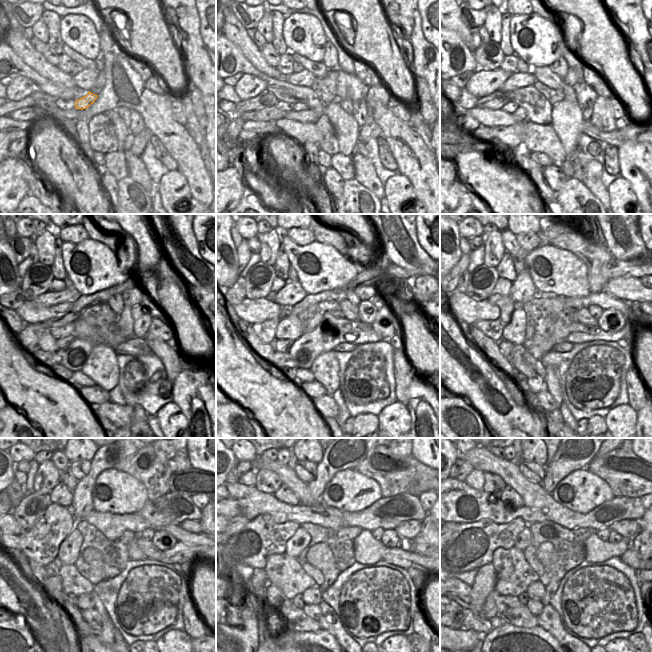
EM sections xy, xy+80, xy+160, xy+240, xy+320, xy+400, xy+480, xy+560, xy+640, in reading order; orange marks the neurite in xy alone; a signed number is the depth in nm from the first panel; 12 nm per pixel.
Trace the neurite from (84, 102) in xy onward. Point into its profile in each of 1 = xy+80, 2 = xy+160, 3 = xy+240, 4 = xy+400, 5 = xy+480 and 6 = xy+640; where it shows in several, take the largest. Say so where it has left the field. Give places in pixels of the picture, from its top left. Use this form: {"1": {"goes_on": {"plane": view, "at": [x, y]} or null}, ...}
{"1": {"goes_on": {"plane": "xy+80", "at": [298, 107]}}, "2": {"goes_on": {"plane": "xy+160", "at": [520, 114]}}, "3": {"goes_on": {"plane": "xy+240", "at": [61, 343]}}, "4": {"goes_on": {"plane": "xy+400", "at": [507, 350]}}, "5": {"goes_on": {"plane": "xy+480", "at": [54, 583]}}, "6": {"goes_on": {"plane": "xy+640", "at": [489, 611]}}}

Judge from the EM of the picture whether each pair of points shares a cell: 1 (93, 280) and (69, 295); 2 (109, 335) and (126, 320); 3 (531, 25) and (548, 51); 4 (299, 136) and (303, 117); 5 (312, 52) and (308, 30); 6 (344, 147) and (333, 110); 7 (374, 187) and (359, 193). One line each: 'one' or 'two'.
1: two
2: one
3: one
4: two
5: one
6: one
7: two

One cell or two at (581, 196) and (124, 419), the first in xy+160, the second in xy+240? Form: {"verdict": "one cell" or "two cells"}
{"verdict": "one cell"}

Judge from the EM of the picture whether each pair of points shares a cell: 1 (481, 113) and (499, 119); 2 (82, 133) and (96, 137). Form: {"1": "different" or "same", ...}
{"1": "same", "2": "different"}

